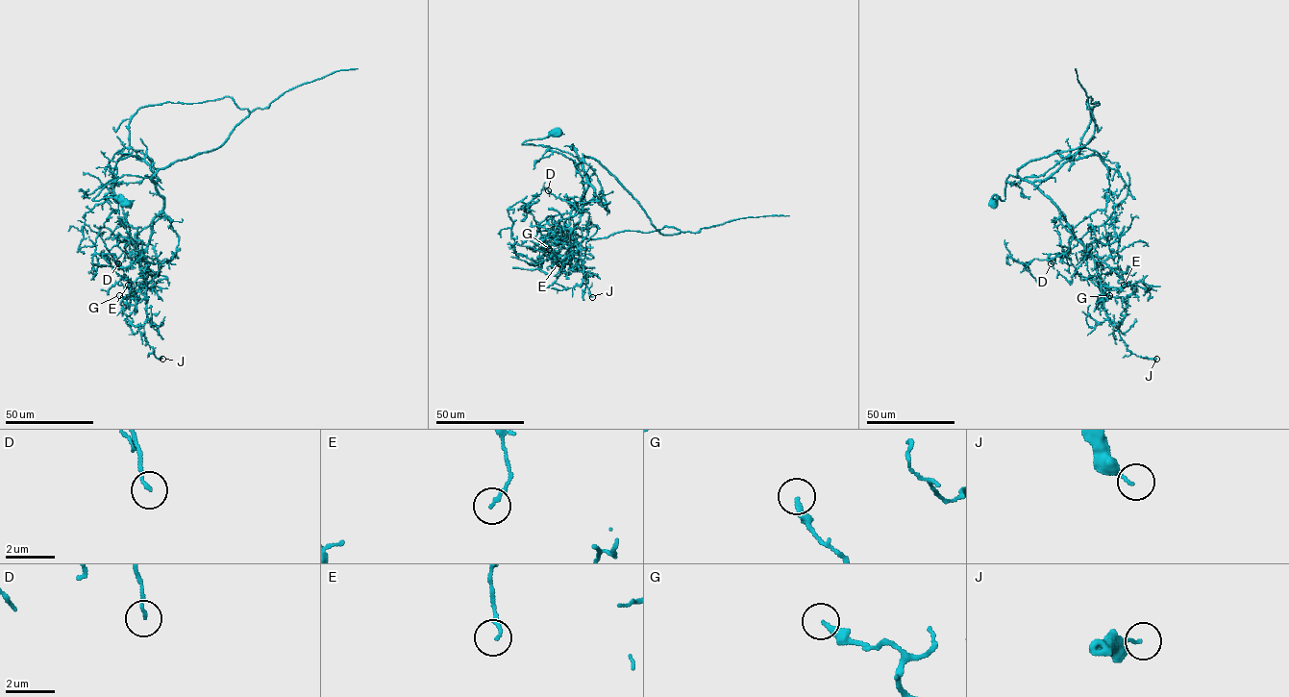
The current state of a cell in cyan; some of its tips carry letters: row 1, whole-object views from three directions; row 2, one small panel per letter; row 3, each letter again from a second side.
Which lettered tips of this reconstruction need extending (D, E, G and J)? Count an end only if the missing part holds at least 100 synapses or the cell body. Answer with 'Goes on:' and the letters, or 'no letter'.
Goes on: no letter

